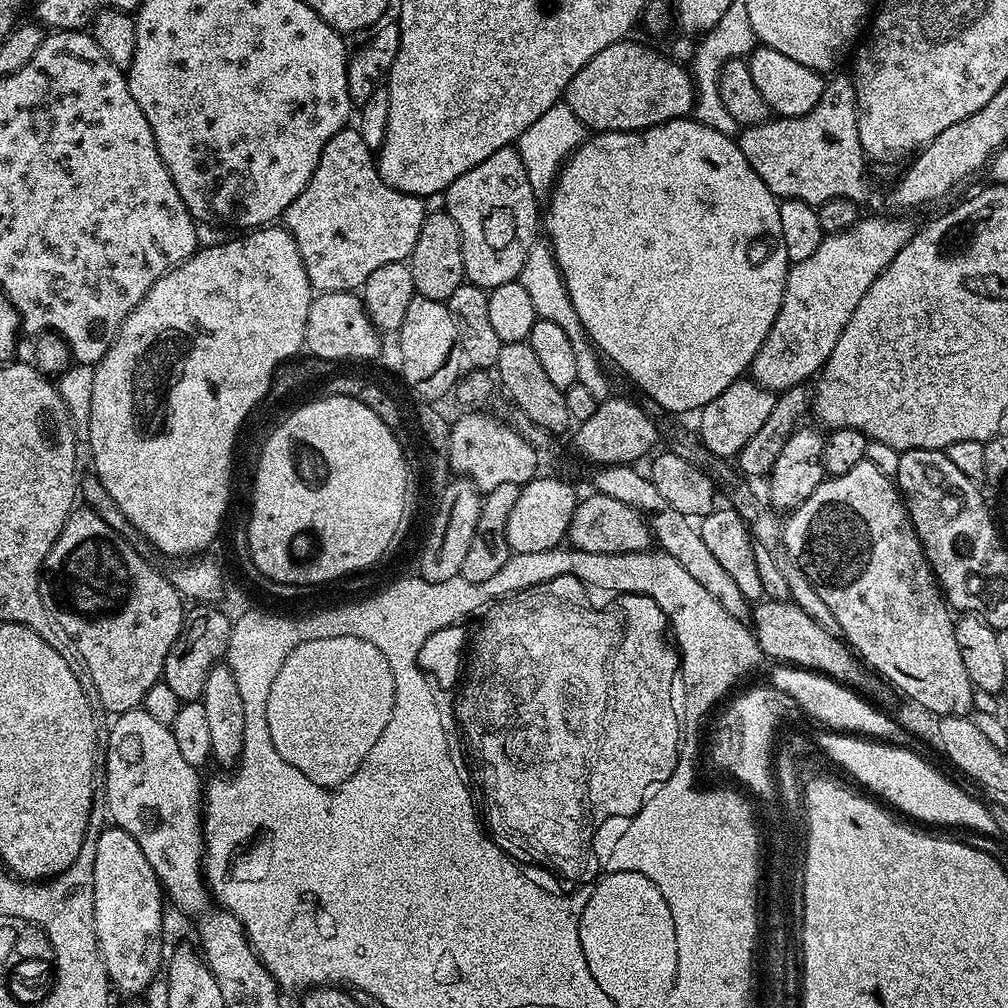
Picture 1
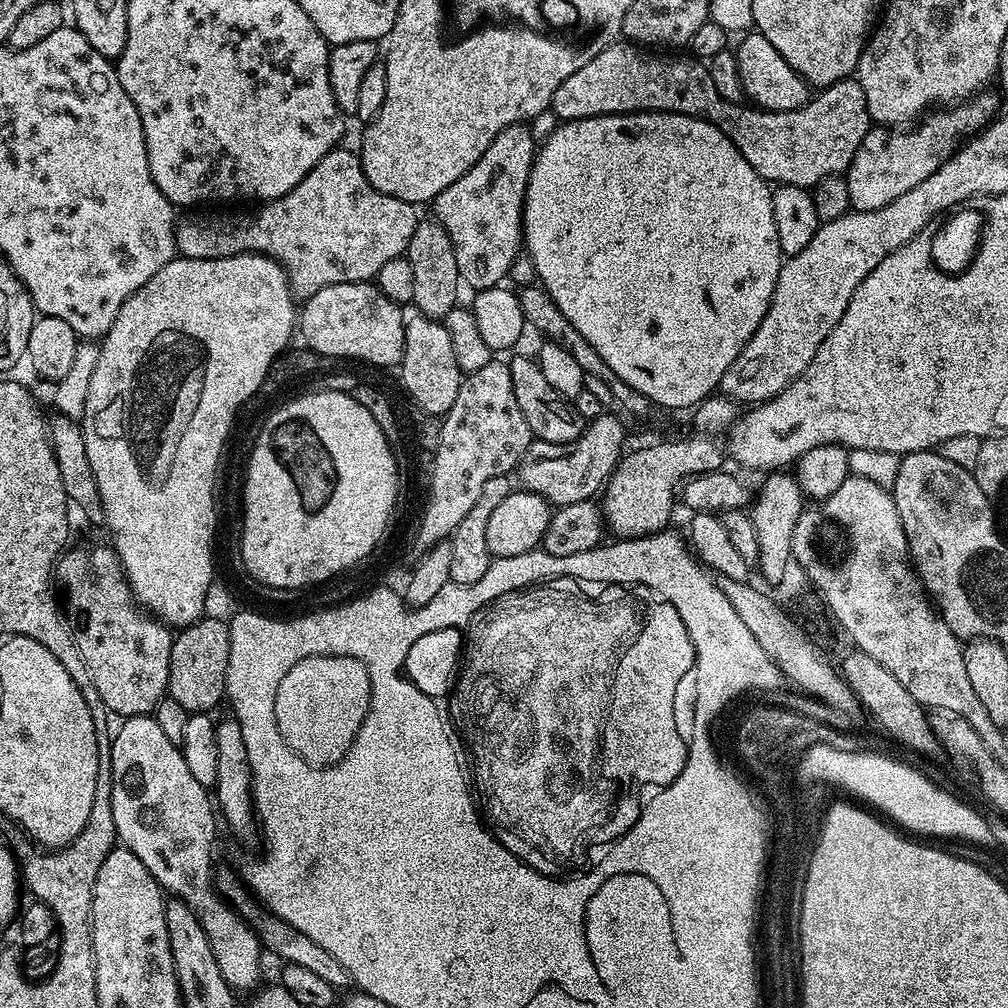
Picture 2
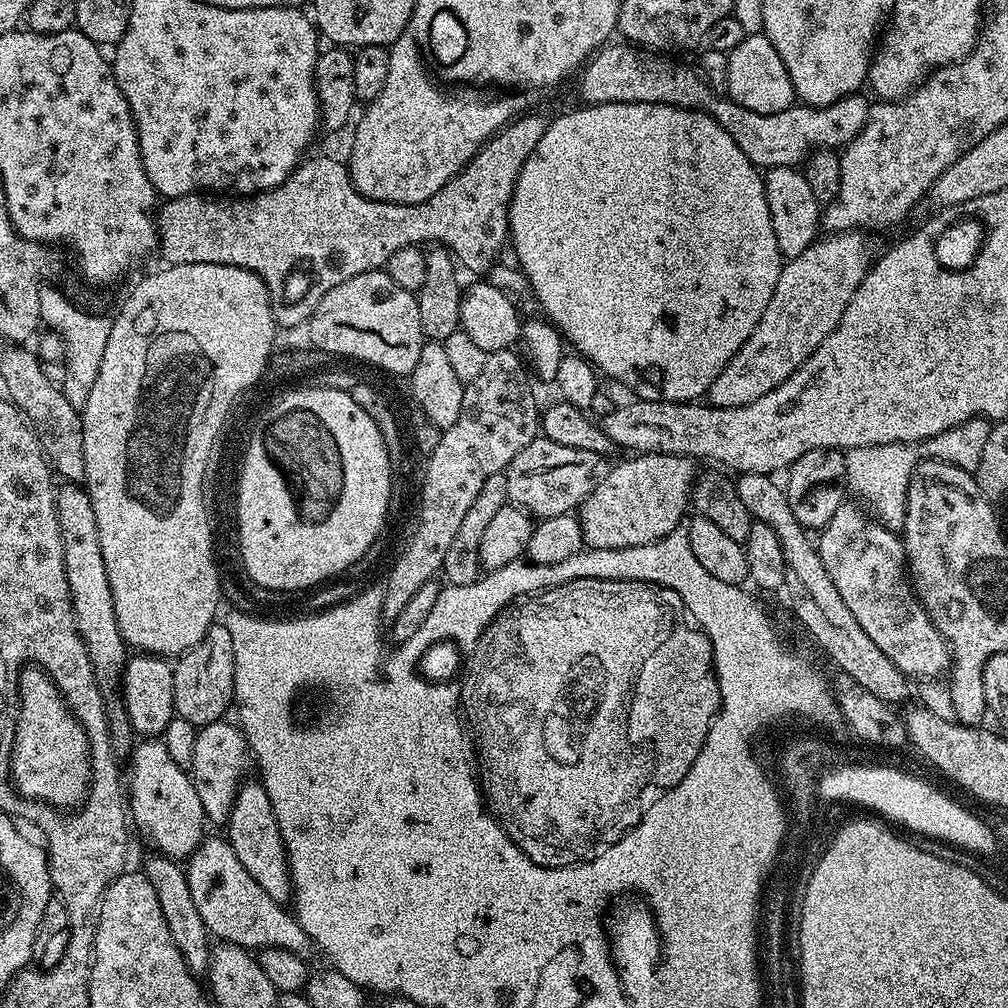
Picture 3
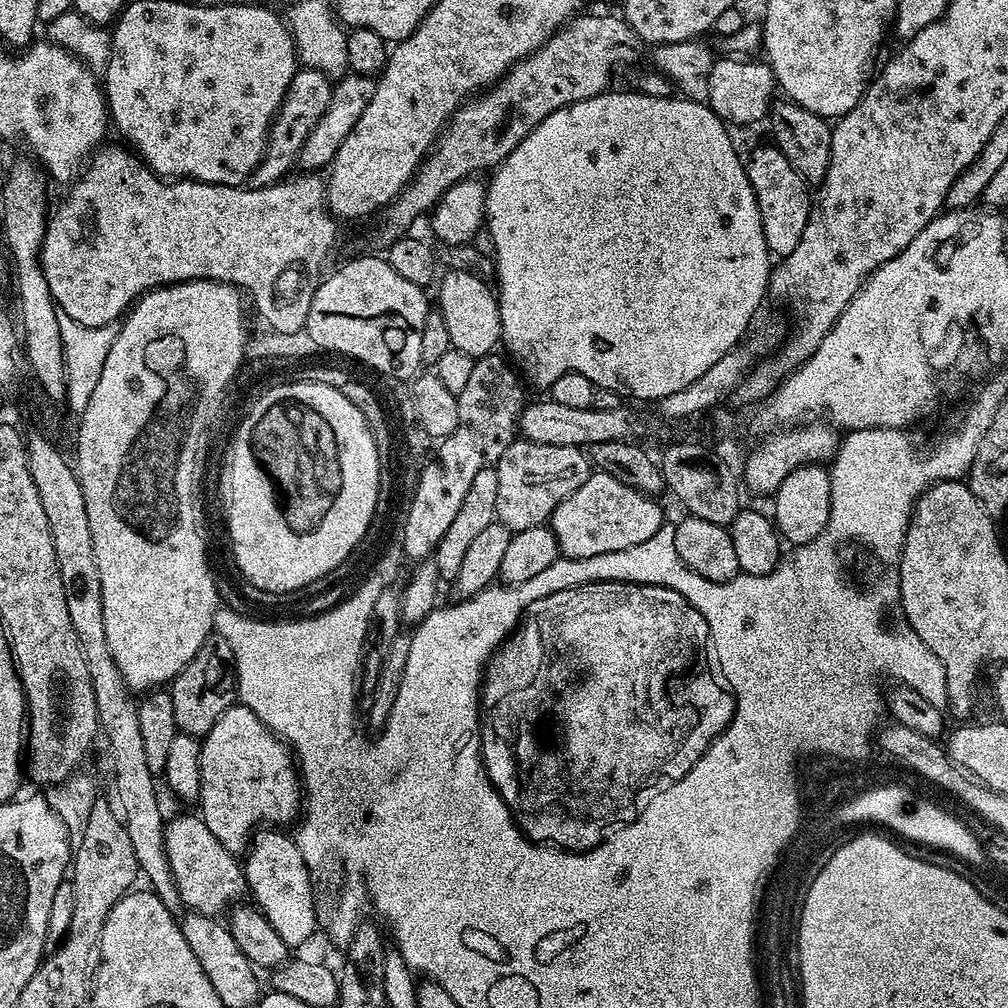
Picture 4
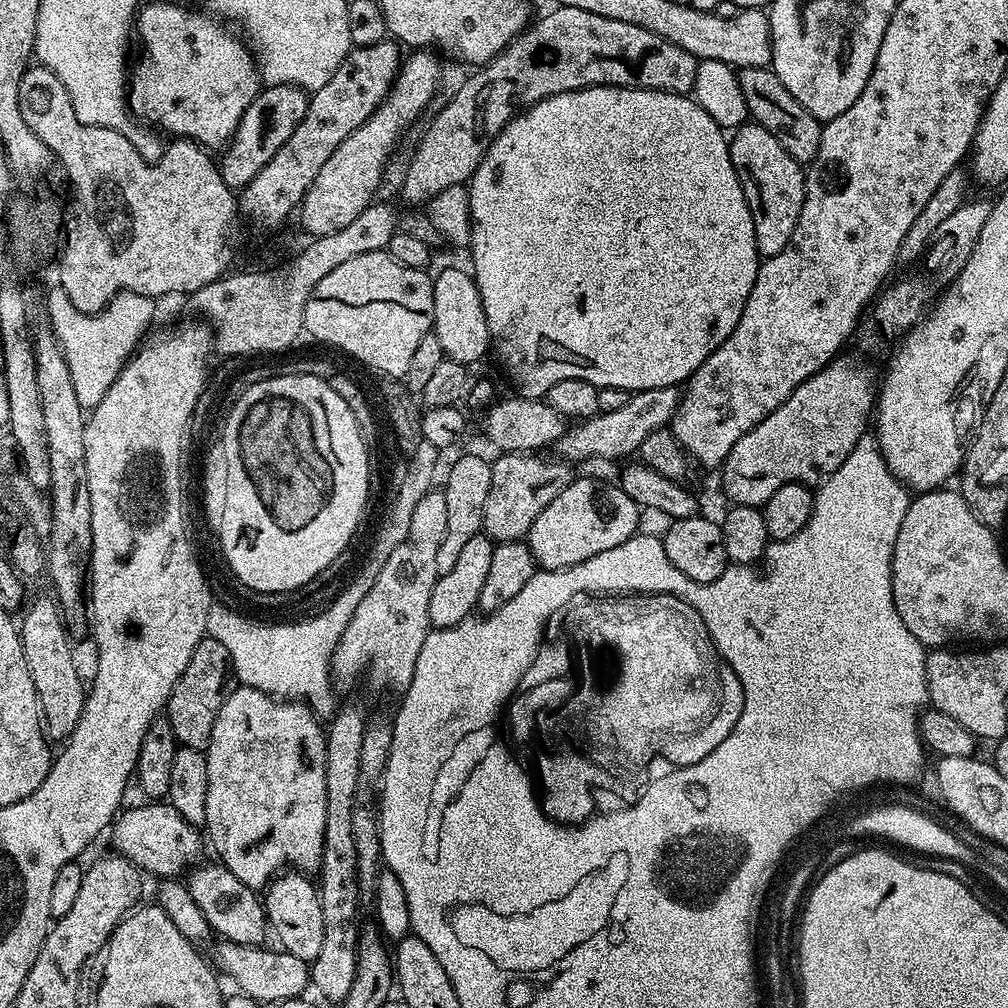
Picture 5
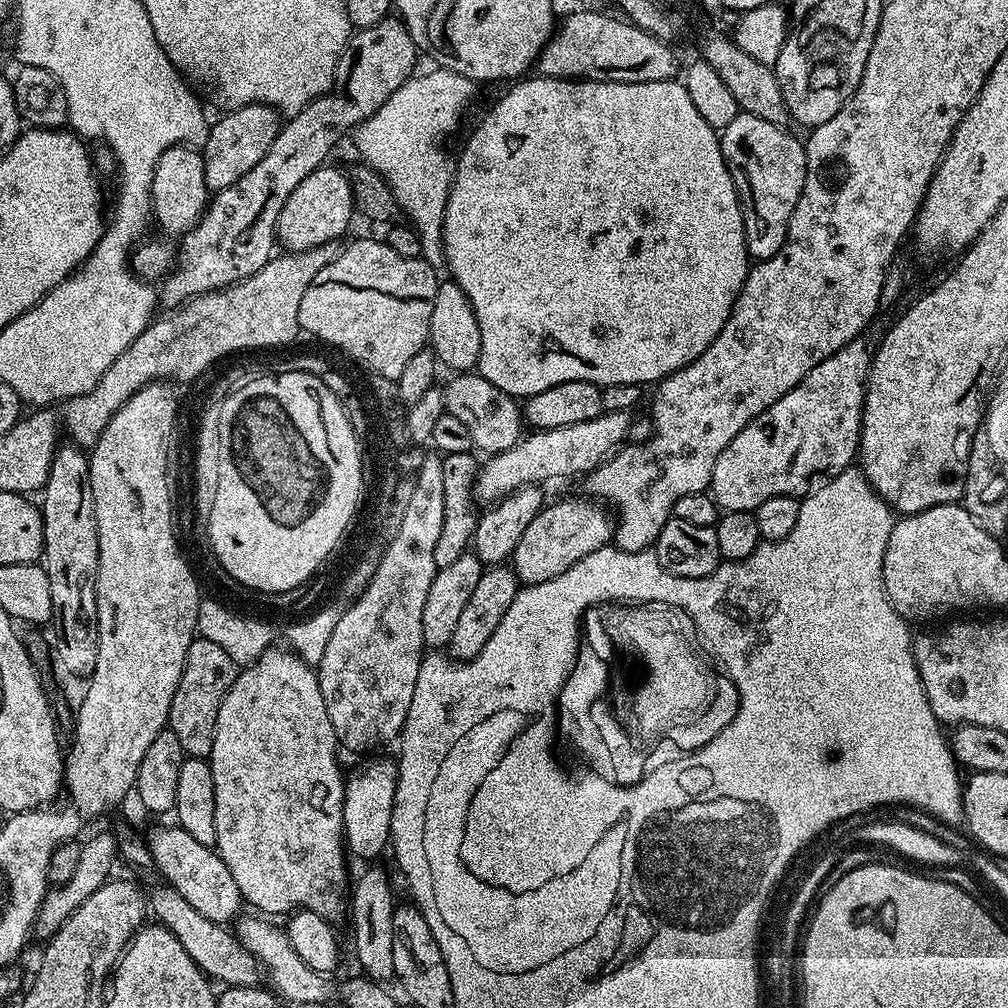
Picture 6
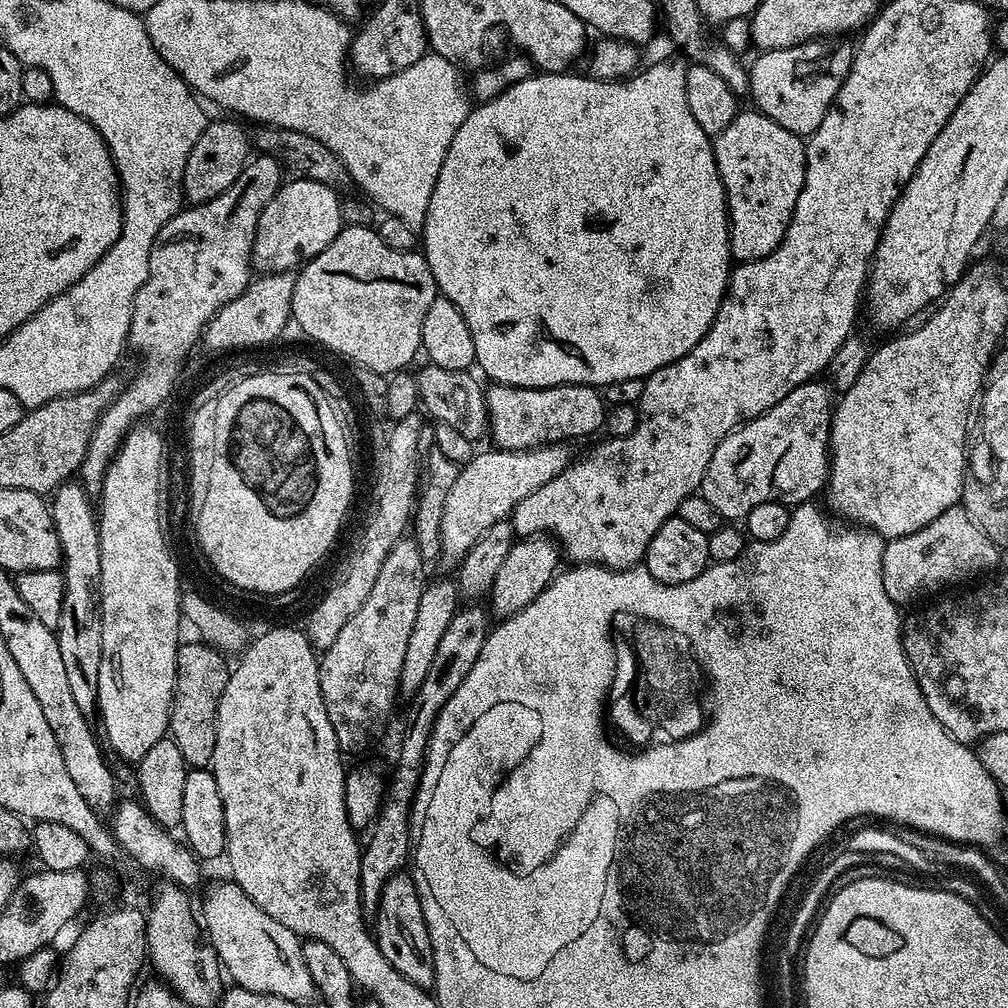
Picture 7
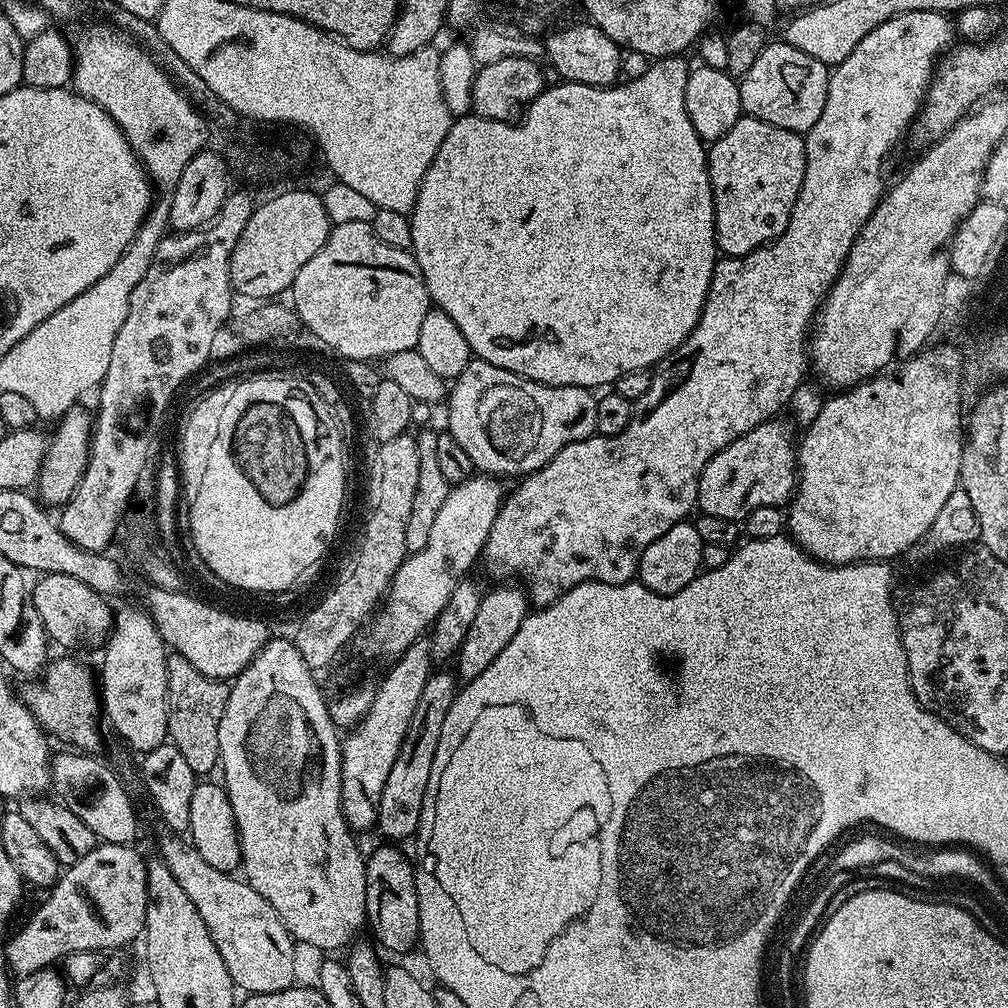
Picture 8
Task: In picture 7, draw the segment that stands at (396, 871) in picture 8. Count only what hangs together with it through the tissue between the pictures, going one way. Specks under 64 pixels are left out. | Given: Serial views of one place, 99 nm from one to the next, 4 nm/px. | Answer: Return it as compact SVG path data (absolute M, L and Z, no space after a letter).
M407 871L395 872L386 886L382 886L382 898L375 910L374 919L376 945L378 950L382 950L386 962L390 962L390 966L394 966L394 970L398 970L402 978L410 978L414 986L431 989L436 983L432 943L426 918L422 914L420 895Z

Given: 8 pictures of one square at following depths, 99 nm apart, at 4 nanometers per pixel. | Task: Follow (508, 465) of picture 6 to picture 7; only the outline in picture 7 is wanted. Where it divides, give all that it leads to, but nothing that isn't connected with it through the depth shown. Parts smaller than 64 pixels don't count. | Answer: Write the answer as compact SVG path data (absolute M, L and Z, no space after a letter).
M567 443L543 444L541 448L527 448L521 452L477 451L472 461L461 467L458 478L450 490L446 510L442 510L442 553L443 563L459 565L464 555L494 526L494 522L508 520L512 512L526 498L541 486L546 486L550 478L558 478L574 459Z

